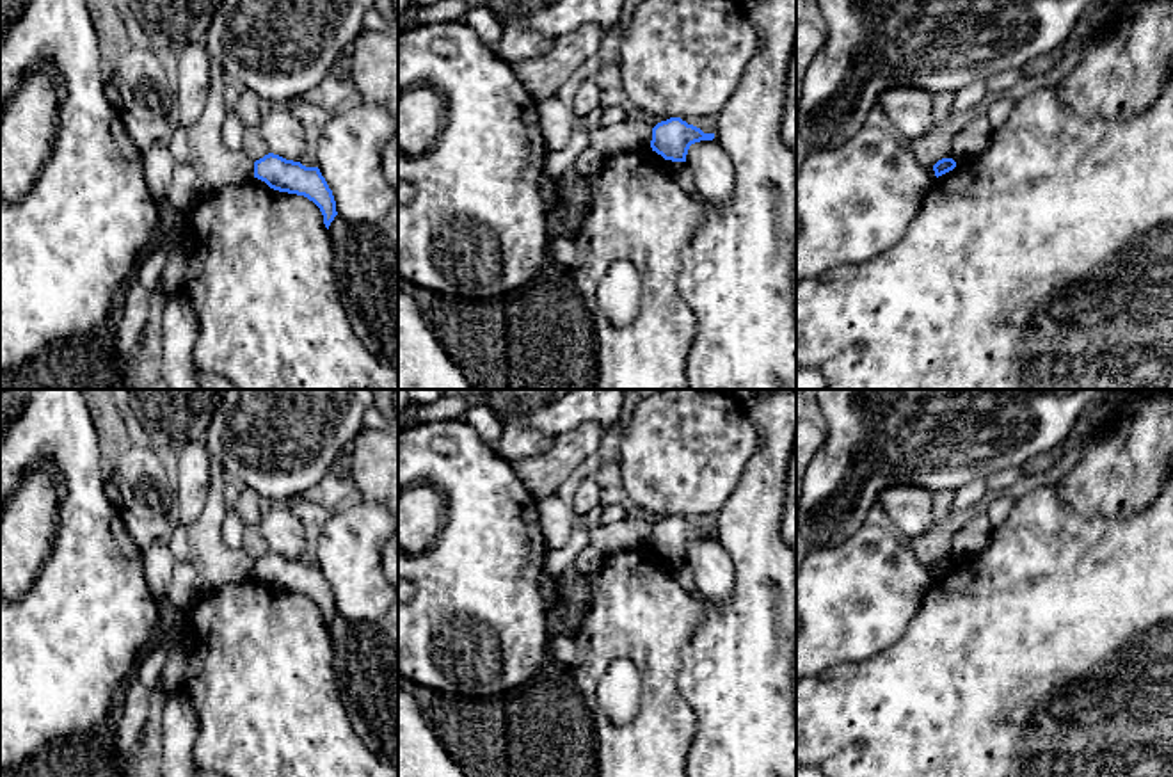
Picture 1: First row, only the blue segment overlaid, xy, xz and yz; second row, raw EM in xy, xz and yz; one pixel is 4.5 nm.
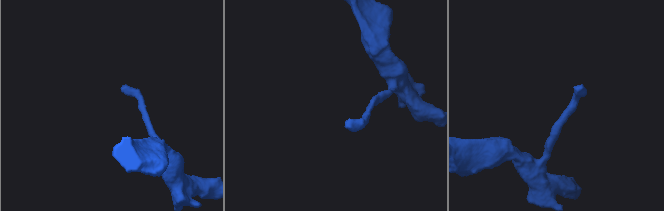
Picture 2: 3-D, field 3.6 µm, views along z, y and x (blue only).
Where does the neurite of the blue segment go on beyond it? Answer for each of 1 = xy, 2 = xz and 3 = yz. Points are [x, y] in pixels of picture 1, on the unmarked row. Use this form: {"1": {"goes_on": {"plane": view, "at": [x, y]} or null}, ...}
{"1": {"goes_on": null}, "2": {"goes_on": null}, "3": {"goes_on": null}}

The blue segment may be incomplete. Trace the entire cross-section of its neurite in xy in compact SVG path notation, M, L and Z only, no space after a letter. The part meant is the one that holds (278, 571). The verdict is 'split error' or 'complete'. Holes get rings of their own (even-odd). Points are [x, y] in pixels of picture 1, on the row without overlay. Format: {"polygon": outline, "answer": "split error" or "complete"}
{"polygon": "M268 551L254 560L254 576L274 589L304 594L313 599L320 606L327 628L338 613L332 589L318 565L306 565L300 560Z", "answer": "complete"}

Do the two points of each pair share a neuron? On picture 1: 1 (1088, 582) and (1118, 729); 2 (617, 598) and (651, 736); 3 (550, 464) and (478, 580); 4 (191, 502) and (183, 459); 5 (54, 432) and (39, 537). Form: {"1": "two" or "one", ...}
{"1": "one", "2": "one", "3": "two", "4": "one", "5": "two"}

